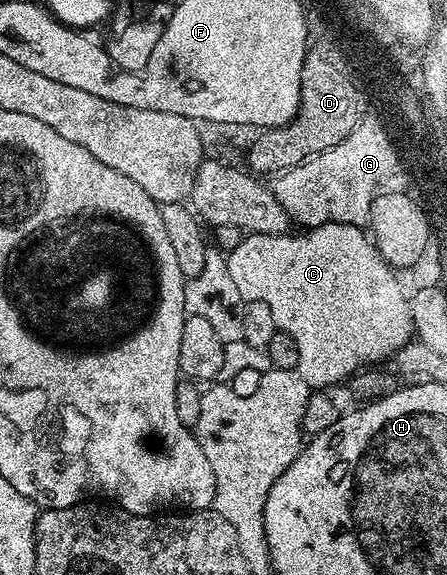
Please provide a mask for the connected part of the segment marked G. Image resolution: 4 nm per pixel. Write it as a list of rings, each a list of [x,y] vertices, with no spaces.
[[[365,117],[360,124],[346,137],[346,141],[338,141],[325,151],[311,155],[305,163],[292,167],[289,171],[279,172],[271,180],[270,186],[278,205],[288,215],[293,224],[301,223],[301,228],[311,229],[327,223],[349,223],[355,227],[364,227],[370,217],[370,209],[376,196],[385,191],[404,191],[406,185],[405,165],[401,152],[397,150],[387,129],[379,118]]]

